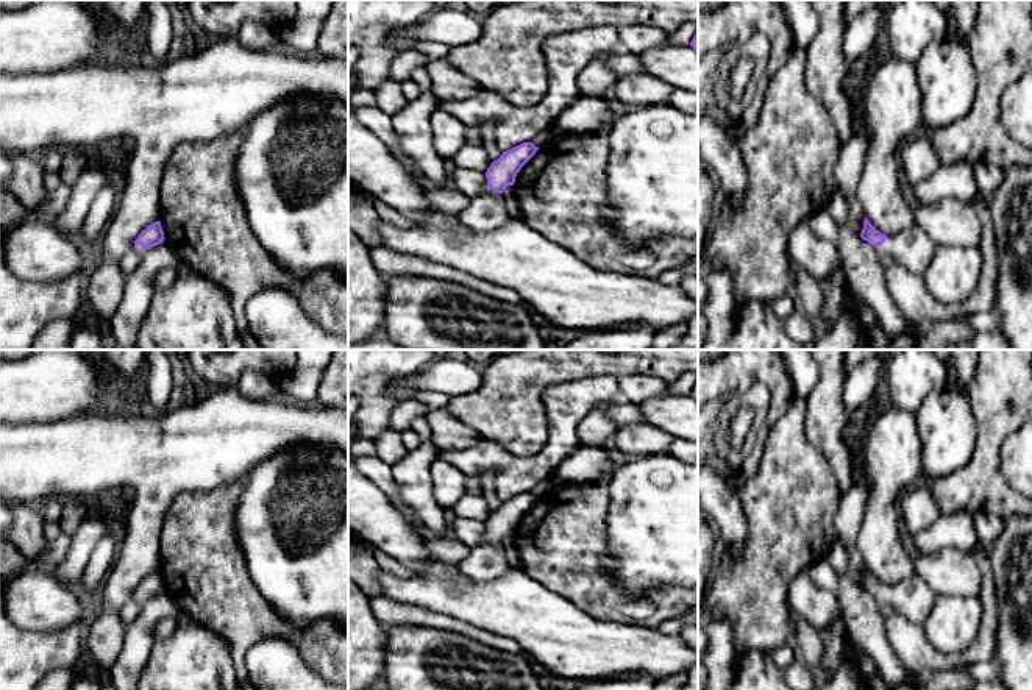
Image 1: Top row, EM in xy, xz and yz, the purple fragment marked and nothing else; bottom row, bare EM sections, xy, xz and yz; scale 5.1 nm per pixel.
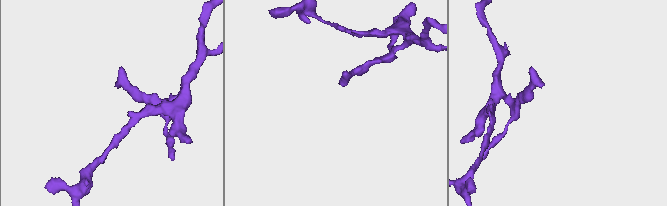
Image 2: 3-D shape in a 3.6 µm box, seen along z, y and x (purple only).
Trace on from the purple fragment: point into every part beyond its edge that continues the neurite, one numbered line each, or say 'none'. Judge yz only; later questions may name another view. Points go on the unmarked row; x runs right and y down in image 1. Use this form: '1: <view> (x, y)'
1: yz (912, 597)

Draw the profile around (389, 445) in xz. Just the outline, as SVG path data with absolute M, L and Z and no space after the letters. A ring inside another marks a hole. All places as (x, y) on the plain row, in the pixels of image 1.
M392 429L376 437L375 446L376 456L390 467L409 453L403 443L403 432Z

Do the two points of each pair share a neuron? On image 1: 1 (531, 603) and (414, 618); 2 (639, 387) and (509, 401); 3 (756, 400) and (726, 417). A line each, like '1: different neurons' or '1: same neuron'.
1: different neurons
2: different neurons
3: same neuron

